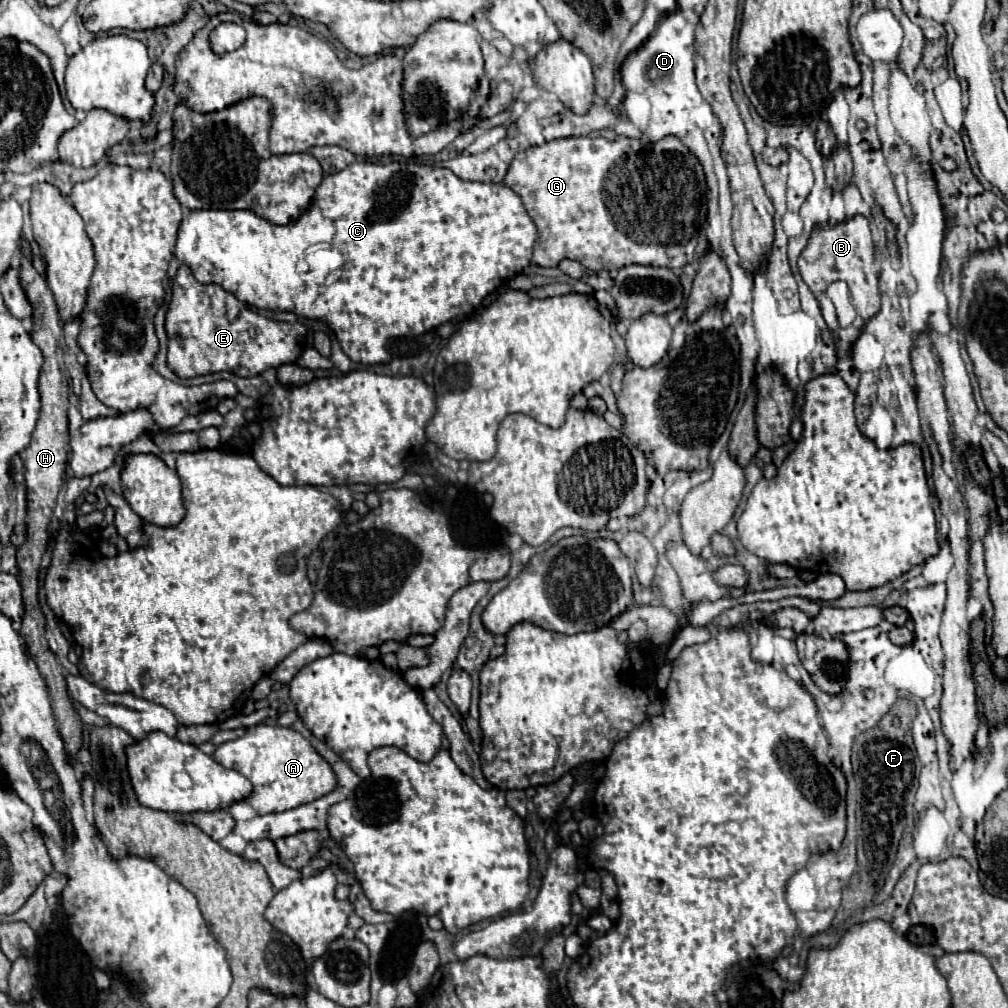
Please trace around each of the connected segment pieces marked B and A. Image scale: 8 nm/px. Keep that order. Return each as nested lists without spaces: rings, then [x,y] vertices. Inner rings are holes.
[[[856,214],[854,218],[850,218],[842,224],[814,226],[808,246],[800,254],[798,270],[802,274],[802,280],[808,284],[808,288],[820,302],[822,316],[824,316],[828,328],[834,332],[838,356],[844,356],[848,352],[848,348],[858,338],[860,332],[838,332],[840,326],[838,326],[834,308],[826,296],[826,286],[836,280],[844,280],[850,286],[852,304],[858,312],[878,312],[880,310],[880,290],[878,290],[878,276],[874,274],[872,266],[874,266],[874,240],[872,240],[872,232],[868,226],[868,218],[862,214]]]
[[[258,724],[248,728],[242,738],[220,744],[214,758],[222,766],[238,770],[252,782],[254,792],[244,802],[254,806],[260,816],[308,804],[310,800],[318,800],[318,796],[326,796],[326,792],[332,792],[338,786],[338,776],[334,776],[332,766],[300,732],[288,726]]]

